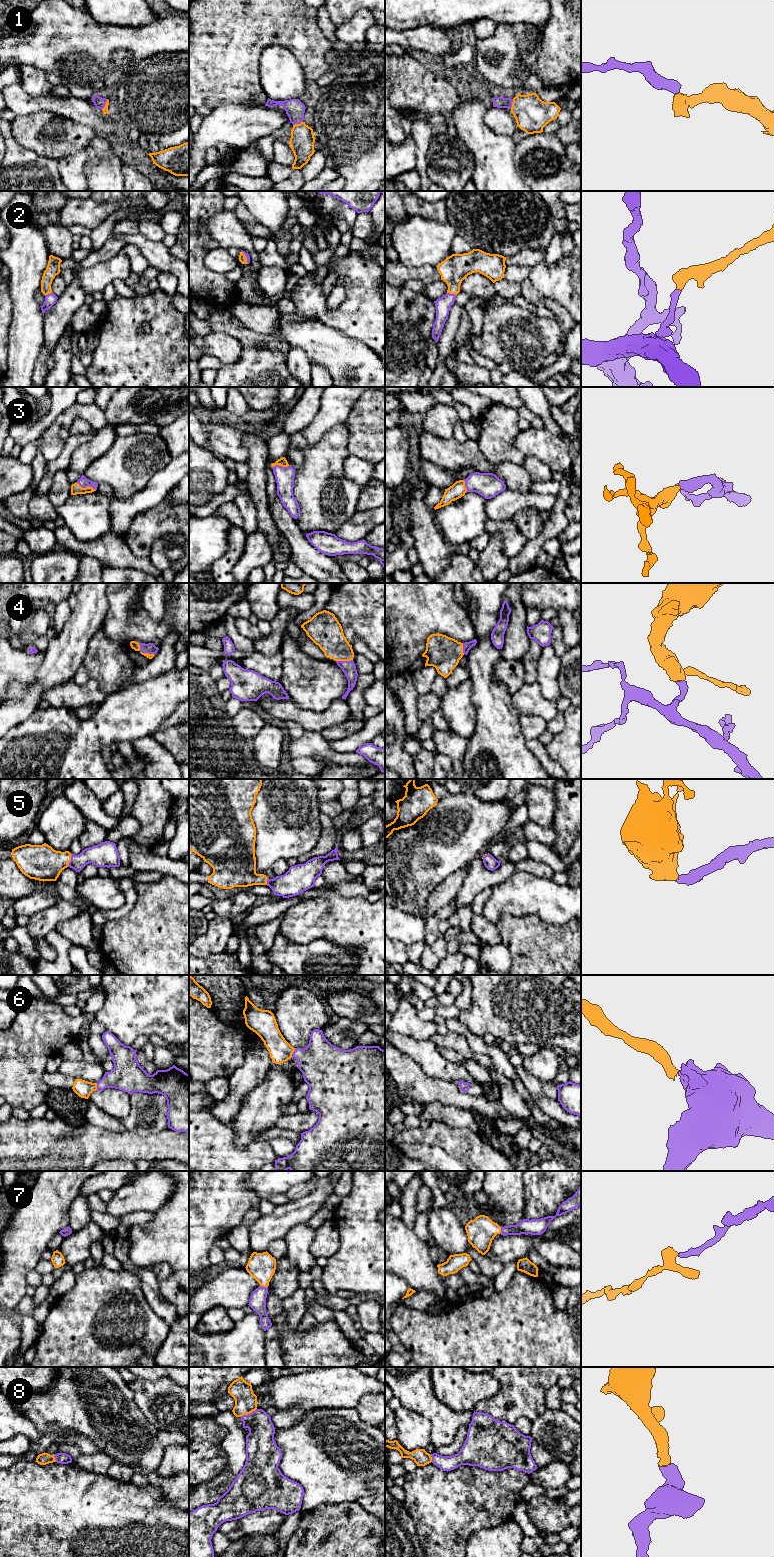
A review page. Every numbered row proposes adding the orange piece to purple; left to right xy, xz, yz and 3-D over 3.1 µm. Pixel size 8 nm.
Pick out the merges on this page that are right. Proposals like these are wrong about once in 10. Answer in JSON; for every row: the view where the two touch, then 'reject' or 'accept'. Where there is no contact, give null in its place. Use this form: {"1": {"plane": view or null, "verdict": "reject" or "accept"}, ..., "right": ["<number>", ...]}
{"1": {"plane": "xz", "verdict": "accept"}, "2": {"plane": "yz", "verdict": "accept"}, "3": {"plane": "xy", "verdict": "accept"}, "4": {"plane": "xz", "verdict": "accept"}, "5": {"plane": "xy", "verdict": "accept"}, "6": {"plane": "xz", "verdict": "accept"}, "7": {"plane": "xz", "verdict": "accept"}, "8": {"plane": "xz", "verdict": "accept"}, "right": ["1", "2", "3", "4", "5", "6", "7", "8"]}

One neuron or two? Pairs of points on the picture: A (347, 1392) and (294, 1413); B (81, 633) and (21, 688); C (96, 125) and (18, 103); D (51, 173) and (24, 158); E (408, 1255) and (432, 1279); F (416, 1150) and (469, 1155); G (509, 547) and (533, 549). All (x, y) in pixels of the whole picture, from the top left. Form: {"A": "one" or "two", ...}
{"A": "two", "B": "two", "C": "one", "D": "one", "E": "one", "F": "two", "G": "two"}

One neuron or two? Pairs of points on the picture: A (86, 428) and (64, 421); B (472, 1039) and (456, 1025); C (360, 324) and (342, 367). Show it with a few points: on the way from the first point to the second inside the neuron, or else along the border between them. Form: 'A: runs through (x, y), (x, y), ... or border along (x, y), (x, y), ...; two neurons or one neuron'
A: border along (93, 427), (82, 418), (76, 416), (67, 430); two neurons
B: runs through (468, 1035), (460, 1028); one neuron
C: border along (334, 327), (348, 336), (358, 339), (374, 351); two neurons

